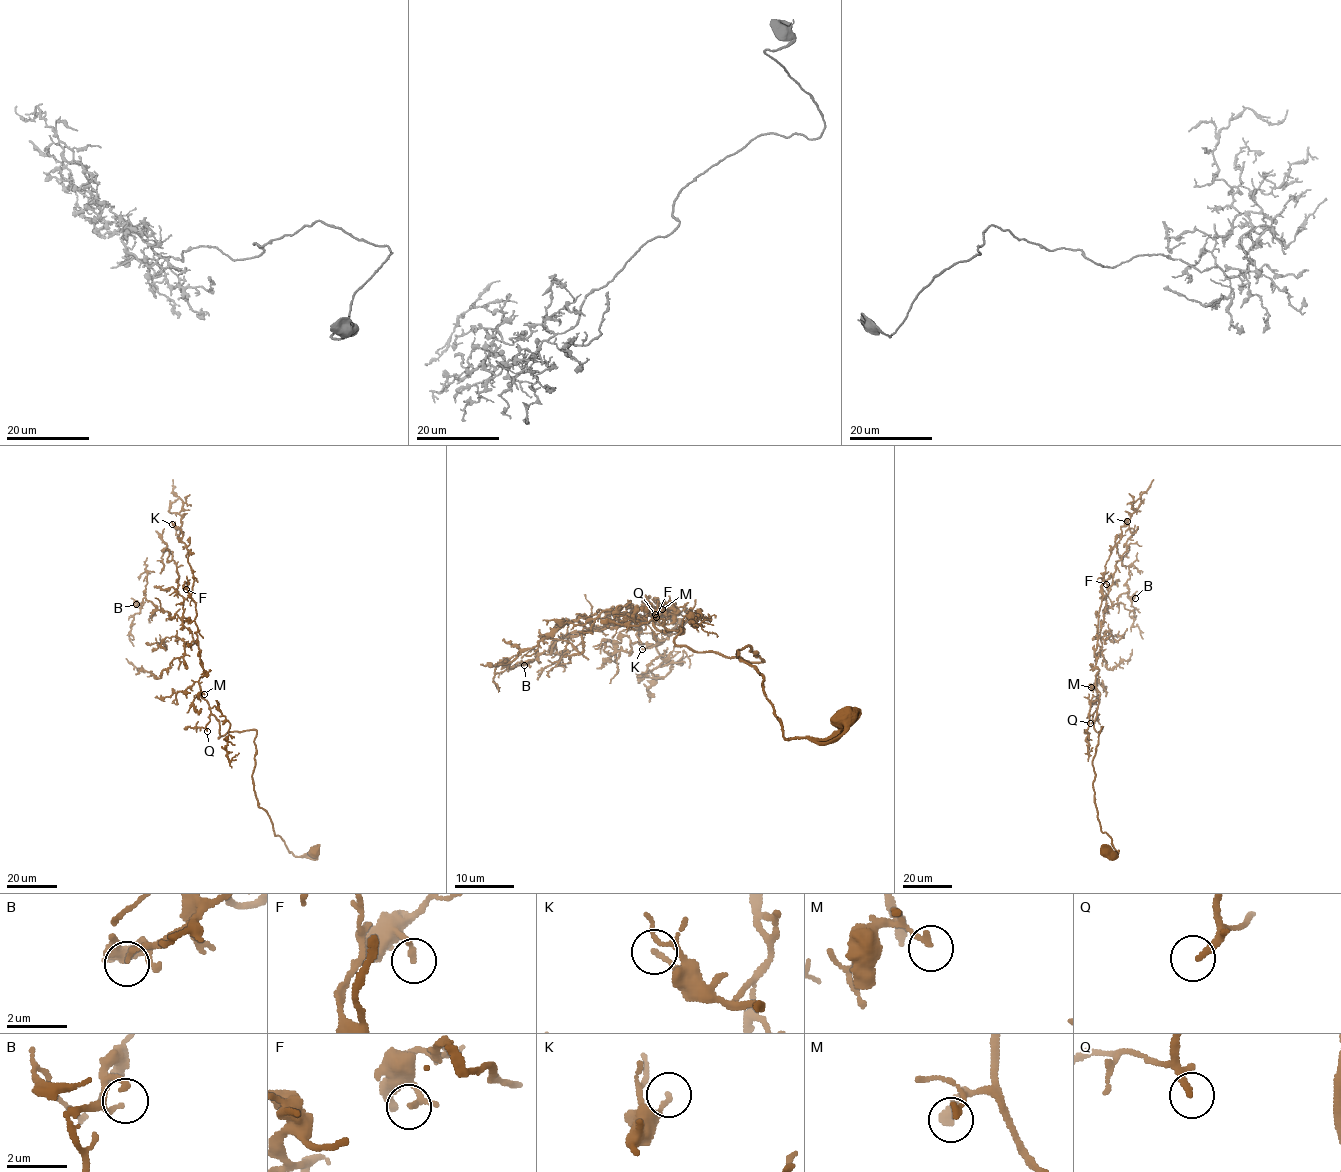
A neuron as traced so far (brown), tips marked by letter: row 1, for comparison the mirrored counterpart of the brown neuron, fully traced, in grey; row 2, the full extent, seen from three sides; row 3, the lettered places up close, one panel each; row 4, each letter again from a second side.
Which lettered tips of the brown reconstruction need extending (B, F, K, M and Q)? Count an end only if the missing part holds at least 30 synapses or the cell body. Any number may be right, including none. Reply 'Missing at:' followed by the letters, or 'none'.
Missing at: Q

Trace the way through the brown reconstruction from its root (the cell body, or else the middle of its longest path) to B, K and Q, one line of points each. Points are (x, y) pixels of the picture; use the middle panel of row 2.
B: (843, 718), (786, 738), (737, 650), (763, 659), (677, 645), (683, 626), (654, 624), (666, 606), (524, 665)
K: (843, 718), (786, 738), (737, 650), (763, 659), (677, 645), (668, 606), (642, 649)
Q: (843, 718), (823, 739), (786, 738), (762, 674), (737, 654), (751, 647), (762, 662), (695, 652), (655, 614)

